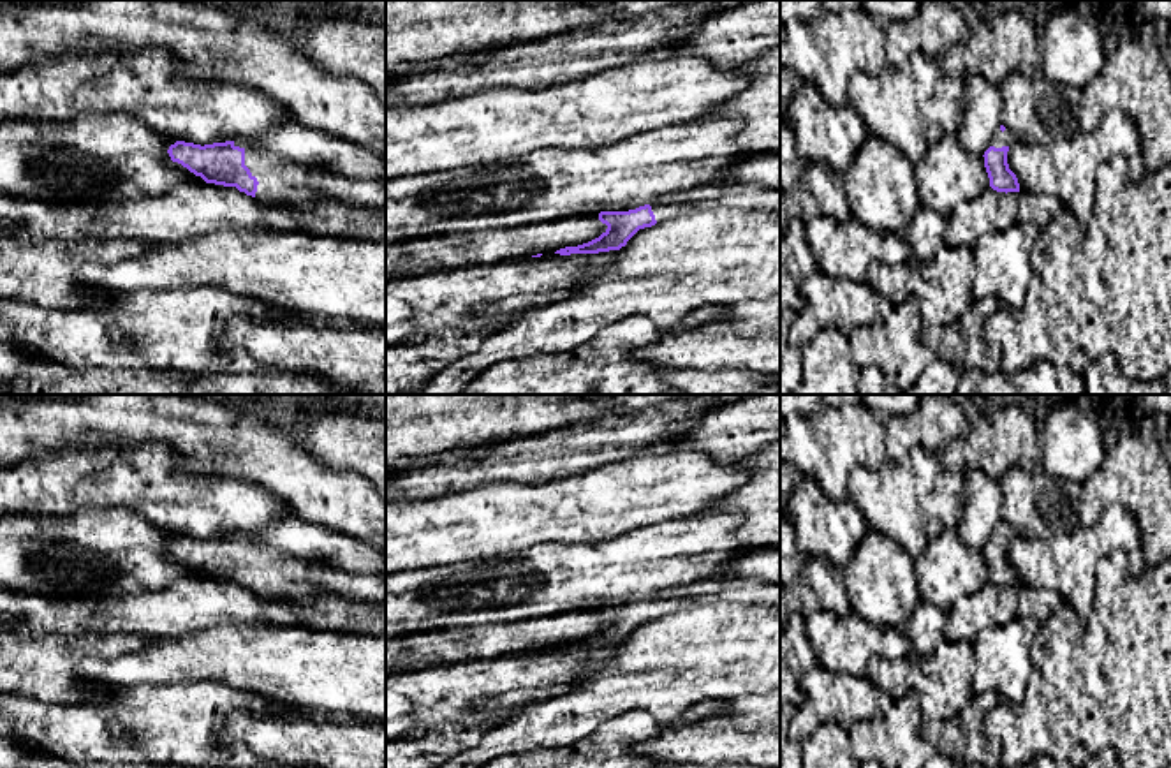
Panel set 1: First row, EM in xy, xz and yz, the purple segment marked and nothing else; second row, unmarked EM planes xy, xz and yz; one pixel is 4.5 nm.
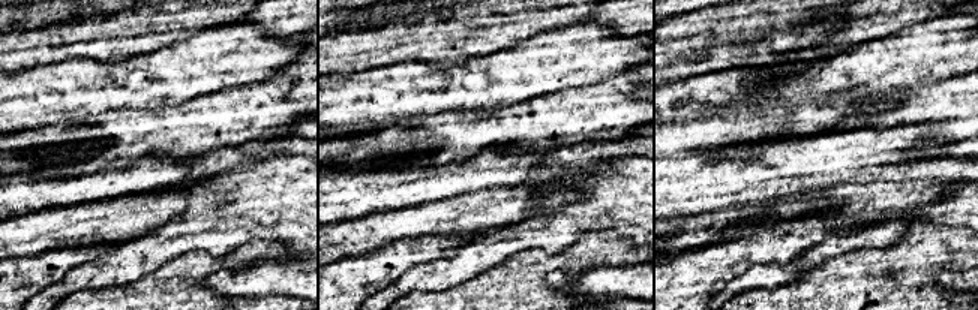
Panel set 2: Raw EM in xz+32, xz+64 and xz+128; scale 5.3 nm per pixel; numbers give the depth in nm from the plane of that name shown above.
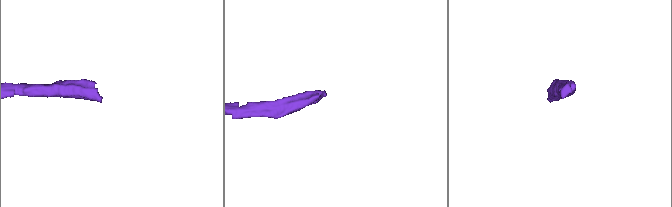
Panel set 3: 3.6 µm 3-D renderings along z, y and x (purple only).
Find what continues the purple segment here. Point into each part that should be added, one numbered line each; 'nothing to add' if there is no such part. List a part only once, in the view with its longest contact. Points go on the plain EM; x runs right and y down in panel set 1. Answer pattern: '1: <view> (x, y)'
1: xy (282, 553)
2: yz (1008, 532)

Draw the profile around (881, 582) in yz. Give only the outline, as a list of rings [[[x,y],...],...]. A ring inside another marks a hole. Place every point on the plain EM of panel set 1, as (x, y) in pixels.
[[[868,528],[842,576],[852,613],[872,625],[900,629],[921,601],[914,558],[873,528]]]

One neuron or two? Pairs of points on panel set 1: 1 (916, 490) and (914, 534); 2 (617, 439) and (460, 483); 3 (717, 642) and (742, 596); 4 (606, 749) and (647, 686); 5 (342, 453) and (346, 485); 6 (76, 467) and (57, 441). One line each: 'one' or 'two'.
1: one
2: one
3: two
4: two
5: two
6: two

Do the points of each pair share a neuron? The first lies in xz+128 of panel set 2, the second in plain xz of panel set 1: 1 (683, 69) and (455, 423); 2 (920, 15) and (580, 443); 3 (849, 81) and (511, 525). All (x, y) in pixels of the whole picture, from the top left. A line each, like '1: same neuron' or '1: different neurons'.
1: different neurons
2: same neuron
3: same neuron

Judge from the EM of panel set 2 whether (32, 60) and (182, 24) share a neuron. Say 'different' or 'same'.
same

